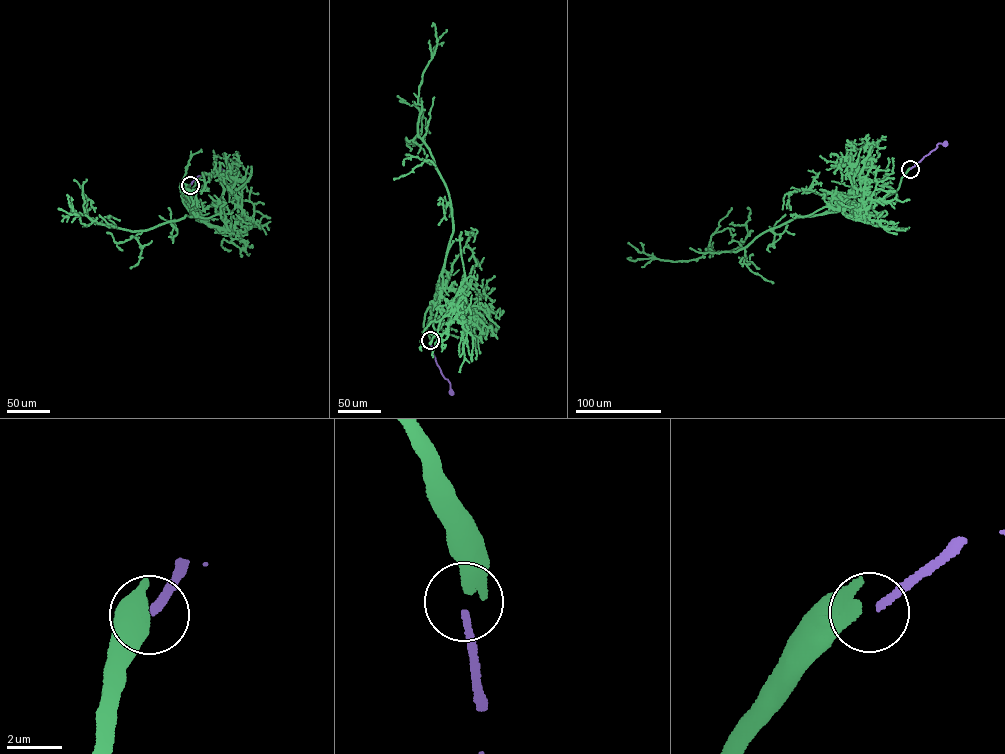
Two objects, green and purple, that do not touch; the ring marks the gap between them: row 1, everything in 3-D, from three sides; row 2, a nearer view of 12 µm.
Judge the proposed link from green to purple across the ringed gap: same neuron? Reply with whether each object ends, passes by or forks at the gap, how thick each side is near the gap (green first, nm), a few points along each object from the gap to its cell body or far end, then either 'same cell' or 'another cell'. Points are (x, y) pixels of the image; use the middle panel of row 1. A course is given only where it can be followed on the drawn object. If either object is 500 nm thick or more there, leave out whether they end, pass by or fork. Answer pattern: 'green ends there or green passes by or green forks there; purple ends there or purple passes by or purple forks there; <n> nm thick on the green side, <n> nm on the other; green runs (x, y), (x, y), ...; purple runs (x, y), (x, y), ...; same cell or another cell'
green passes by; purple ends there; 380 nm thick on the green side, 260 nm on the other; green runs (430, 340), (425, 313), (442, 288), (453, 224), (447, 189), (417, 130), (419, 88), (437, 43), (431, 26); purple runs (430, 340), (437, 365), (450, 384), (451, 392); another cell

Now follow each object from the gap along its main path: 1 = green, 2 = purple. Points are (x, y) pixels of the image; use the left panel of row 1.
1: (190, 185), (189, 210), (202, 219), (185, 215), (136, 231), (94, 220), (85, 225), (79, 215), (58, 208)
2: (190, 185), (204, 174), (220, 169), (230, 172)

